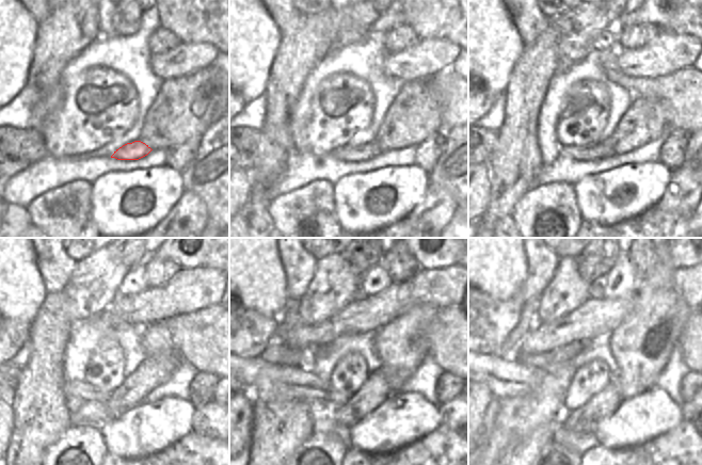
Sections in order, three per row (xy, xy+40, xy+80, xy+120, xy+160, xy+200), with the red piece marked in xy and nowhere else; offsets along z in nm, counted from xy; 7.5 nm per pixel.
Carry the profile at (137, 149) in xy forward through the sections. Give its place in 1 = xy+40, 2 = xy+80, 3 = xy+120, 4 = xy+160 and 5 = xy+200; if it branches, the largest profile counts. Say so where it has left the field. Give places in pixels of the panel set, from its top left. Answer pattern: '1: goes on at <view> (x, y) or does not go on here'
1: goes on at xy+40 (365, 151)
2: goes on at xy+80 (587, 153)
3: goes on at xy+120 (74, 393)
4: goes on at xy+160 (256, 374)
5: goes on at xy+200 (506, 378)

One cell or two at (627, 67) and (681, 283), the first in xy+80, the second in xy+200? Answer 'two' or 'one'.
one

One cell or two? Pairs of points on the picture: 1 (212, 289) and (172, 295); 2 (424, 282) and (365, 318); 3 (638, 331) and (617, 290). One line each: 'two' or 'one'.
1: one
2: one
3: two

